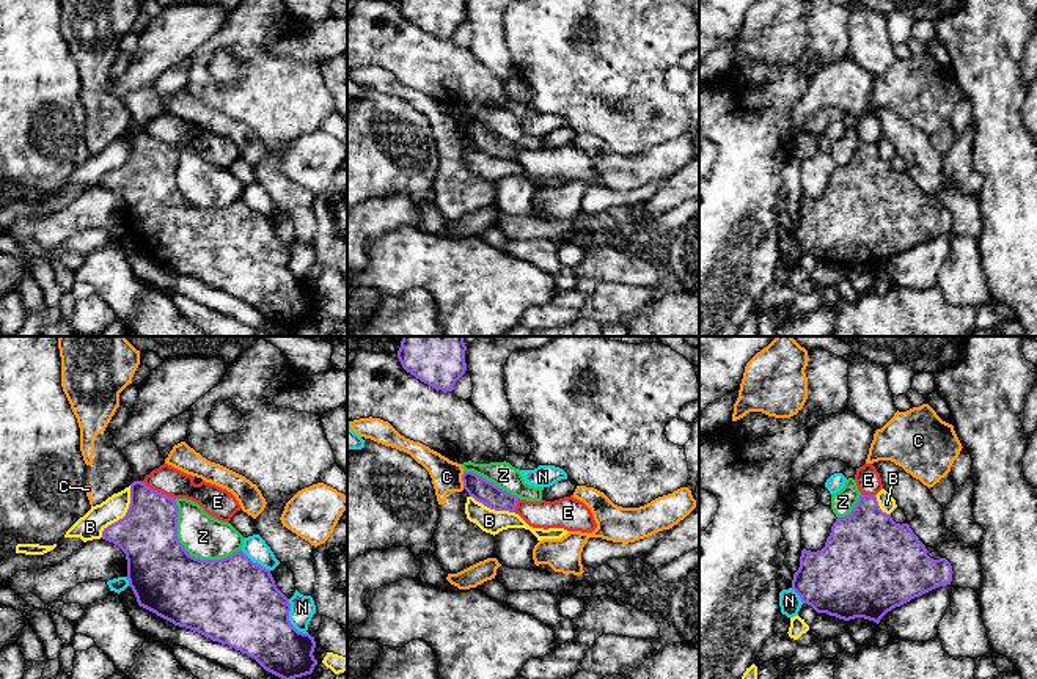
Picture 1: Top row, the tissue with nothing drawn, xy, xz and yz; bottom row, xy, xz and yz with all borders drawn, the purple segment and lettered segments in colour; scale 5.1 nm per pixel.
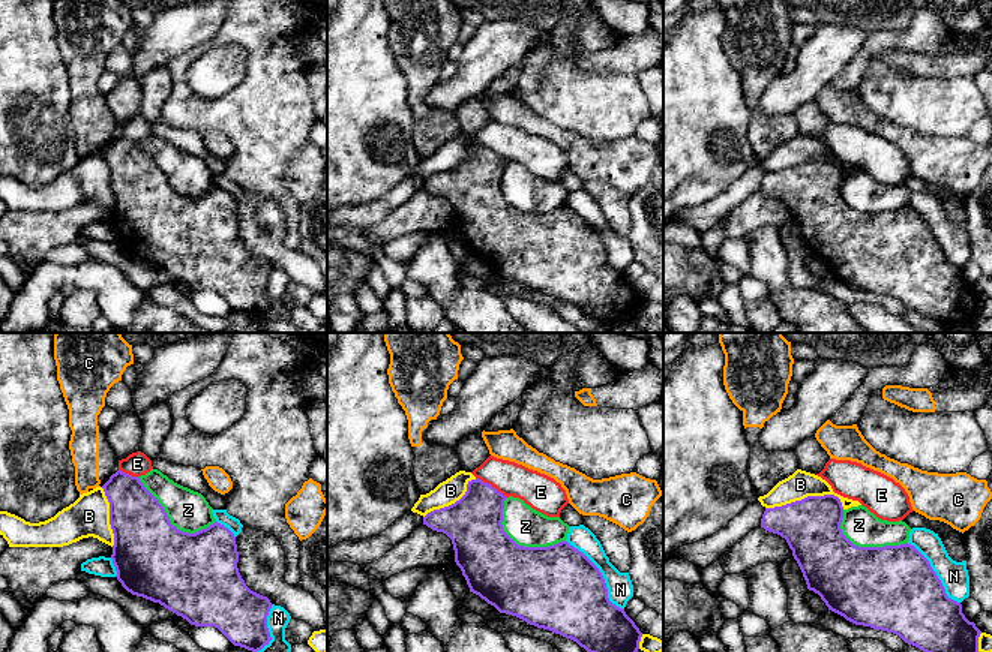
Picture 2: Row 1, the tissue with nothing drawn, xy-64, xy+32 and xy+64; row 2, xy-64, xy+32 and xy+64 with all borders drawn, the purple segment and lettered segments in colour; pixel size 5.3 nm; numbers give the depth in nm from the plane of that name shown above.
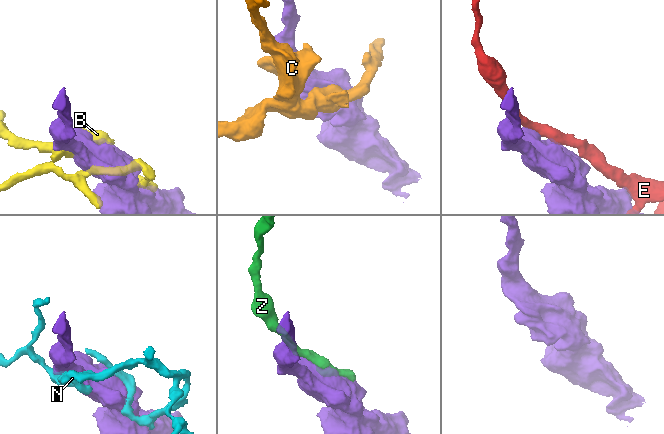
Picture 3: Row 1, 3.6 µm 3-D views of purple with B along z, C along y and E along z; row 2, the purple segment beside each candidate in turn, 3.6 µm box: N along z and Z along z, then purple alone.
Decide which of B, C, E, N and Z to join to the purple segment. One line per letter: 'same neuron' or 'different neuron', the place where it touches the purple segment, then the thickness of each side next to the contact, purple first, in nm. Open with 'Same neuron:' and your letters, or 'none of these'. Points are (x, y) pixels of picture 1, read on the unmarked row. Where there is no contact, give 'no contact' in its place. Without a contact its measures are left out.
Same neuron: none of these
B: different neuron; contact xy (126, 162); calibres 300 and 130 nm
C: different neuron; contact xz (462, 128); calibres 120 and 160 nm
E: different neuron; contact xy (156, 139); calibres 300 and 140 nm
N: different neuron; contact xy (288, 267); calibres 420 and 130 nm
Z: different neuron; contact xy (187, 200); calibres 380 and 220 nm

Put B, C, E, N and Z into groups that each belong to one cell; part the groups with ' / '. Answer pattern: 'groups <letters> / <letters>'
groups B / C / E / N / Z

